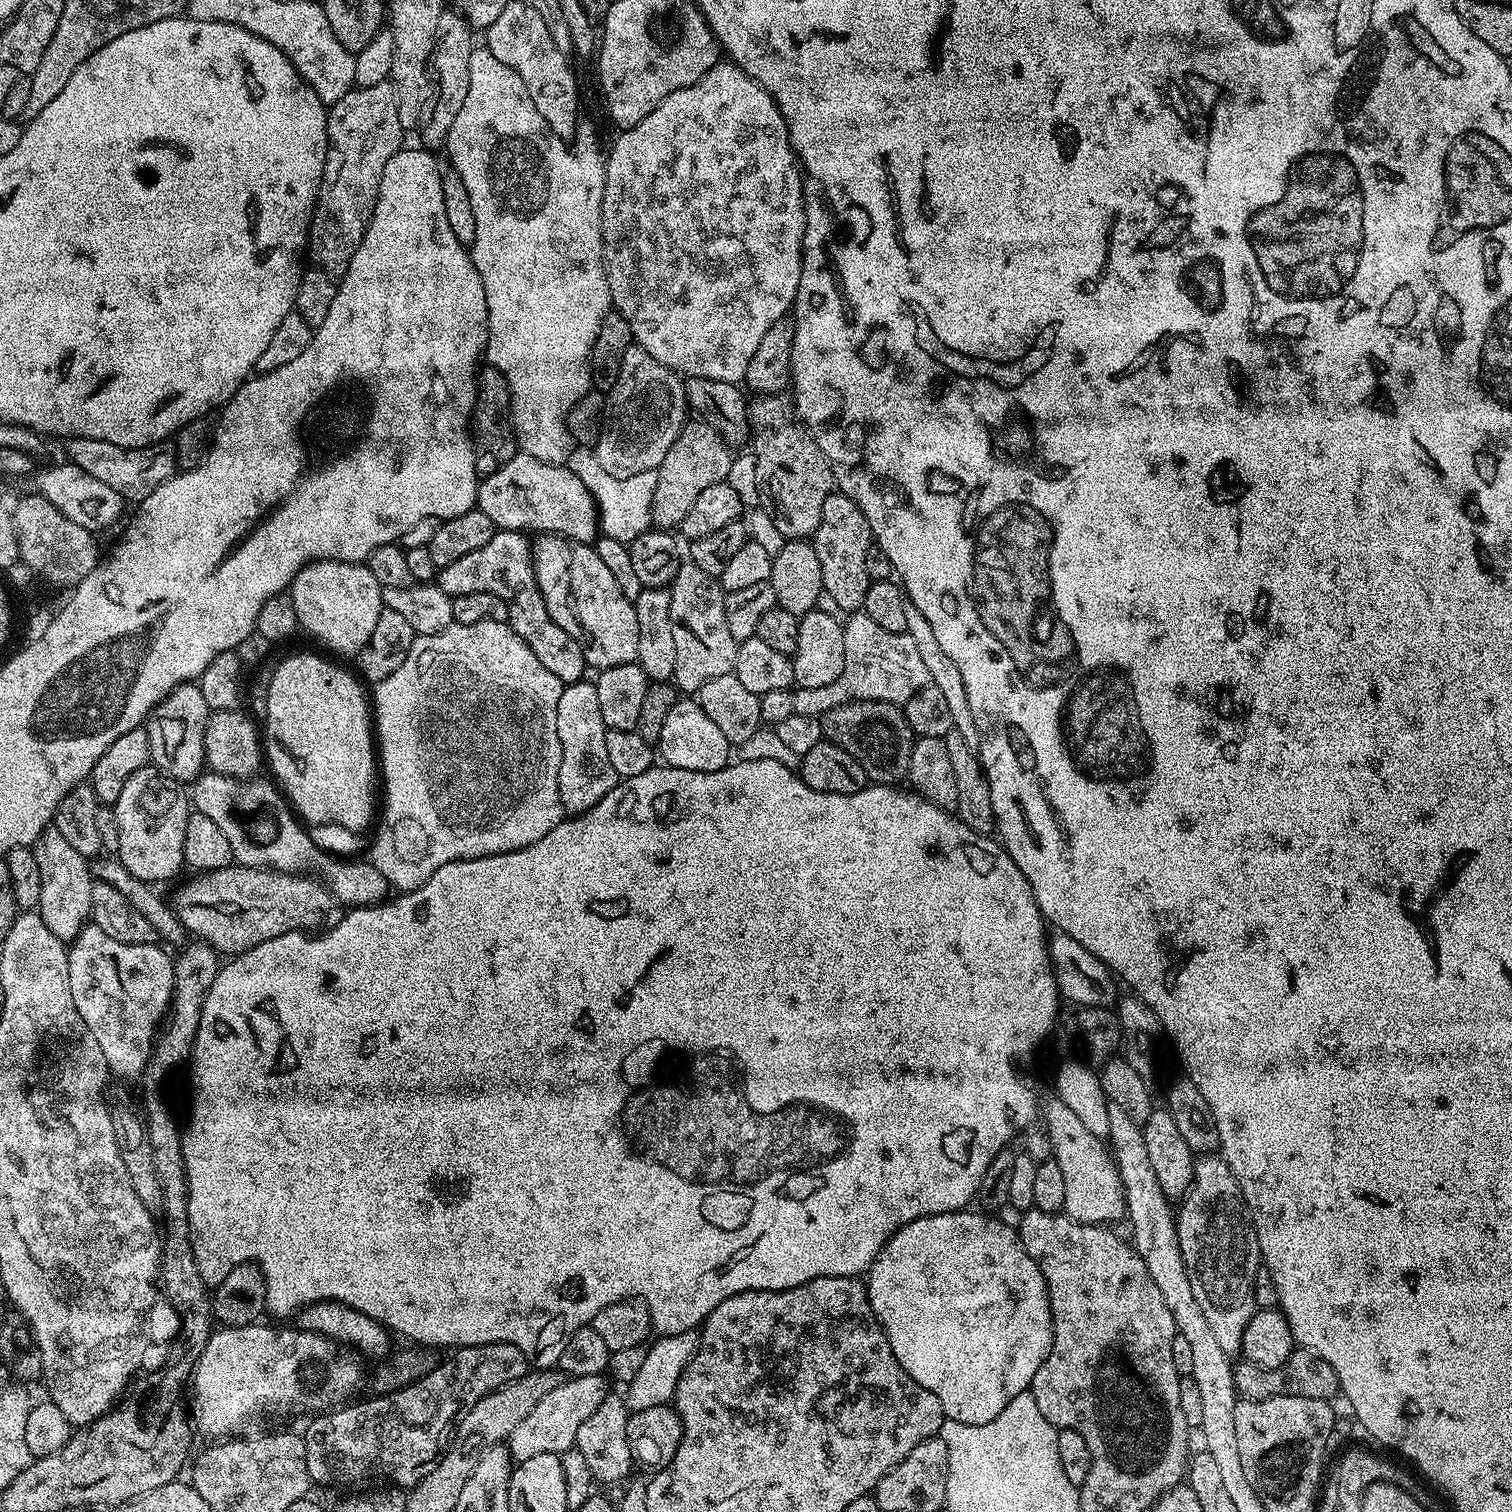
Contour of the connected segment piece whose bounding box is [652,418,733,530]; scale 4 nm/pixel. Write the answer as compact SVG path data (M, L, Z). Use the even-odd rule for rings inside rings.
M699 418L689 419L656 469L658 486L654 488L652 524L661 530L679 529L682 518L686 518L690 506L694 506L698 494L709 486L725 483L729 479L732 452L733 449L721 438L718 430L714 430L714 426Z

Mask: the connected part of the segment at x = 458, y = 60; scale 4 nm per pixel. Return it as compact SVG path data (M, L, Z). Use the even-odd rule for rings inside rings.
M446 8L438 18L435 46L432 48L430 61L432 87L429 89L426 102L422 104L416 127L416 134L419 134L422 140L421 145L427 149L436 150L436 147L441 147L447 141L450 128L466 100L470 78L469 60L474 51L472 35L474 32L471 24L457 9Z

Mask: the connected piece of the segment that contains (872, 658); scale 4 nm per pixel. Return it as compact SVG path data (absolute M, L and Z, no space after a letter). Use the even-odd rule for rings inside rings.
M857 610L843 621L844 633L842 642L846 646L846 662L842 666L842 674L830 686L821 688L796 688L792 692L794 698L794 710L797 716L821 717L824 713L834 710L834 706L849 704L851 700L877 700L887 704L904 705L915 692L929 687L930 681L926 665L918 654L918 646L914 646L914 638L910 638L907 632L891 632L882 630L862 610Z

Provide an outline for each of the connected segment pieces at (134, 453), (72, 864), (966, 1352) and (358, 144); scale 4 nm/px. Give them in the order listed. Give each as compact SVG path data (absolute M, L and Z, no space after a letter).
M78 436L67 441L67 459L74 466L86 470L100 481L106 482L113 490L118 490L118 494L124 496L125 501L139 502L150 498L150 494L162 482L176 475L176 449L171 443L151 444L145 448L123 448L114 446L114 442L102 442L89 436Z
M49 826L36 839L32 853L34 858L38 858L38 870L42 874L42 898L38 909L42 922L46 922L50 934L71 942L89 923L92 915L90 894L94 879L89 861L78 854L78 850L73 850L54 826Z
M961 1210L923 1216L902 1226L885 1242L884 1248L876 1256L876 1261L866 1273L866 1283L870 1306L884 1328L886 1338L890 1342L890 1350L894 1350L894 1358L898 1358L902 1370L906 1370L906 1374L910 1374L910 1378L914 1378L918 1386L926 1386L926 1390L938 1394L938 1402L942 1402L942 1410L947 1419L963 1424L985 1424L994 1422L994 1418L998 1418L998 1414L1002 1414L1002 1410L1006 1410L1008 1403L1018 1398L1018 1394L1031 1389L1034 1374L1038 1374L1038 1366L1042 1366L1042 1362L1046 1362L1046 1354L1050 1354L1052 1315L1044 1275L1042 1270L1038 1270L1034 1258L1026 1254L1019 1231L1010 1225L1004 1225L995 1215L985 1214L980 1210L972 1211Z
M391 79L378 82L378 86L353 87L328 108L328 149L308 227L306 256L315 267L333 278L344 275L350 258L354 258L354 250L358 250L362 242L364 220L368 220L368 208L372 208L376 180L381 170L386 170L386 162L400 151L400 135L396 87Z

